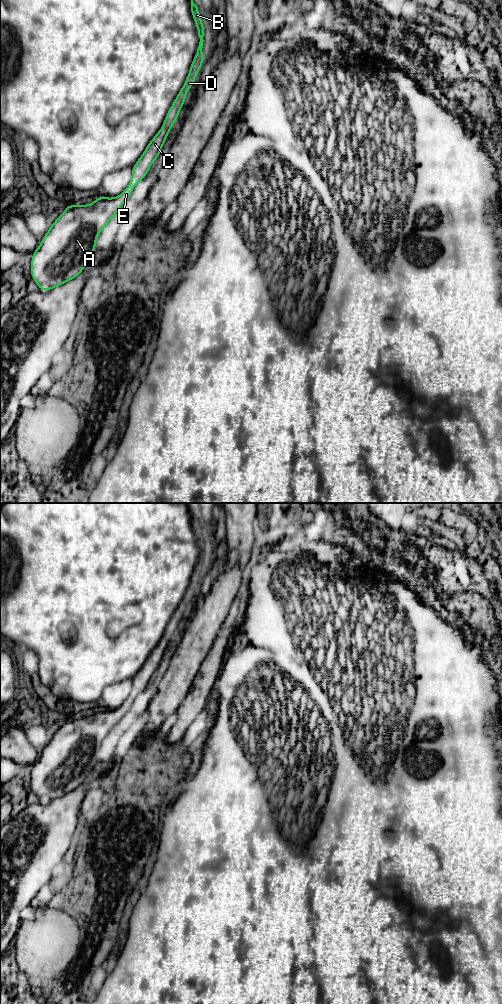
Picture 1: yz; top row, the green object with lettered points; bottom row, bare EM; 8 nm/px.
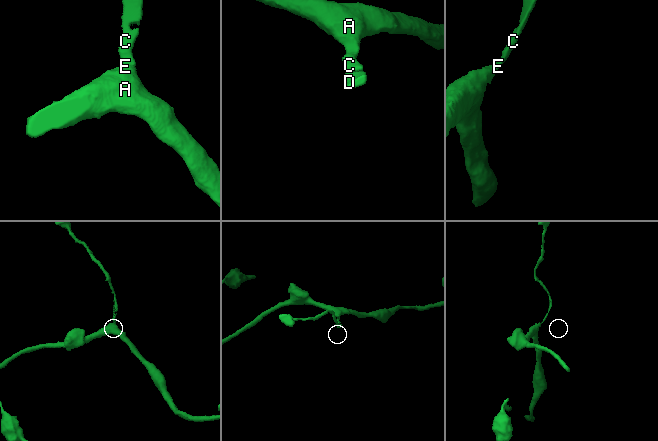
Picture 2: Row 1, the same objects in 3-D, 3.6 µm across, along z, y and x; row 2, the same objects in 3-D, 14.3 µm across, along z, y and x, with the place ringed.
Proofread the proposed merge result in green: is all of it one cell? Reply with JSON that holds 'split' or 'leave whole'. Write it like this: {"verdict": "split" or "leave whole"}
{"verdict": "leave whole"}

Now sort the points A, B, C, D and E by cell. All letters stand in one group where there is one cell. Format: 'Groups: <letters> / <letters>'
Groups: A B C D E

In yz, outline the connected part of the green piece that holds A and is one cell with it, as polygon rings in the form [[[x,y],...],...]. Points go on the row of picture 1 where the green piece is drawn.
[[[193,0],[191,12],[200,38],[199,46],[187,79],[170,107],[160,131],[132,167],[131,181],[122,194],[115,198],[99,196],[89,205],[67,205],[64,213],[50,226],[31,259],[31,277],[40,290],[47,291],[63,285],[82,272],[93,256],[96,236],[115,216],[137,183],[145,178],[150,166],[159,156],[205,57],[202,52],[204,26]]]

